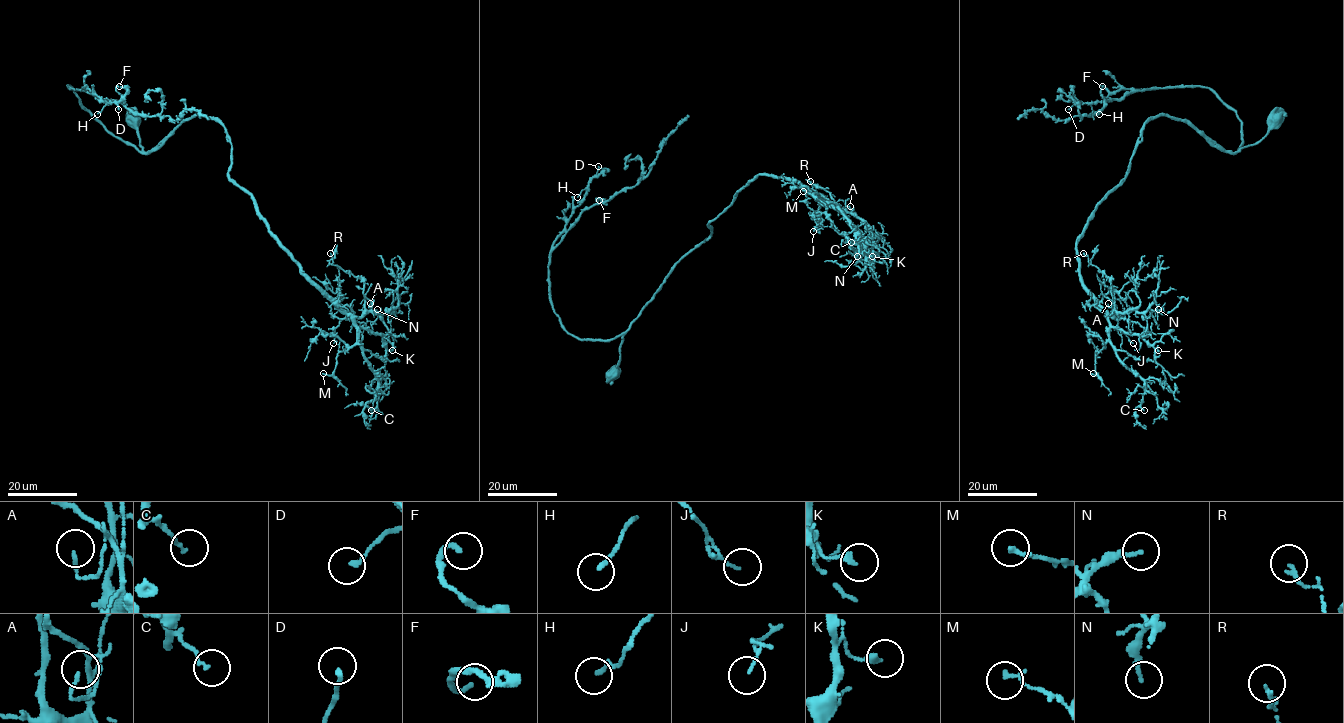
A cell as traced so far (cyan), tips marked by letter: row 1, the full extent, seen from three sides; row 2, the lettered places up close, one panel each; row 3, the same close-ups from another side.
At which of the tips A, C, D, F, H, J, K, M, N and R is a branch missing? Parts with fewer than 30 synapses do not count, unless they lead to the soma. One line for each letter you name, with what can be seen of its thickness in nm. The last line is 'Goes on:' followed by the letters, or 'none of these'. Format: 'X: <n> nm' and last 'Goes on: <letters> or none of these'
Goes on: none of these

